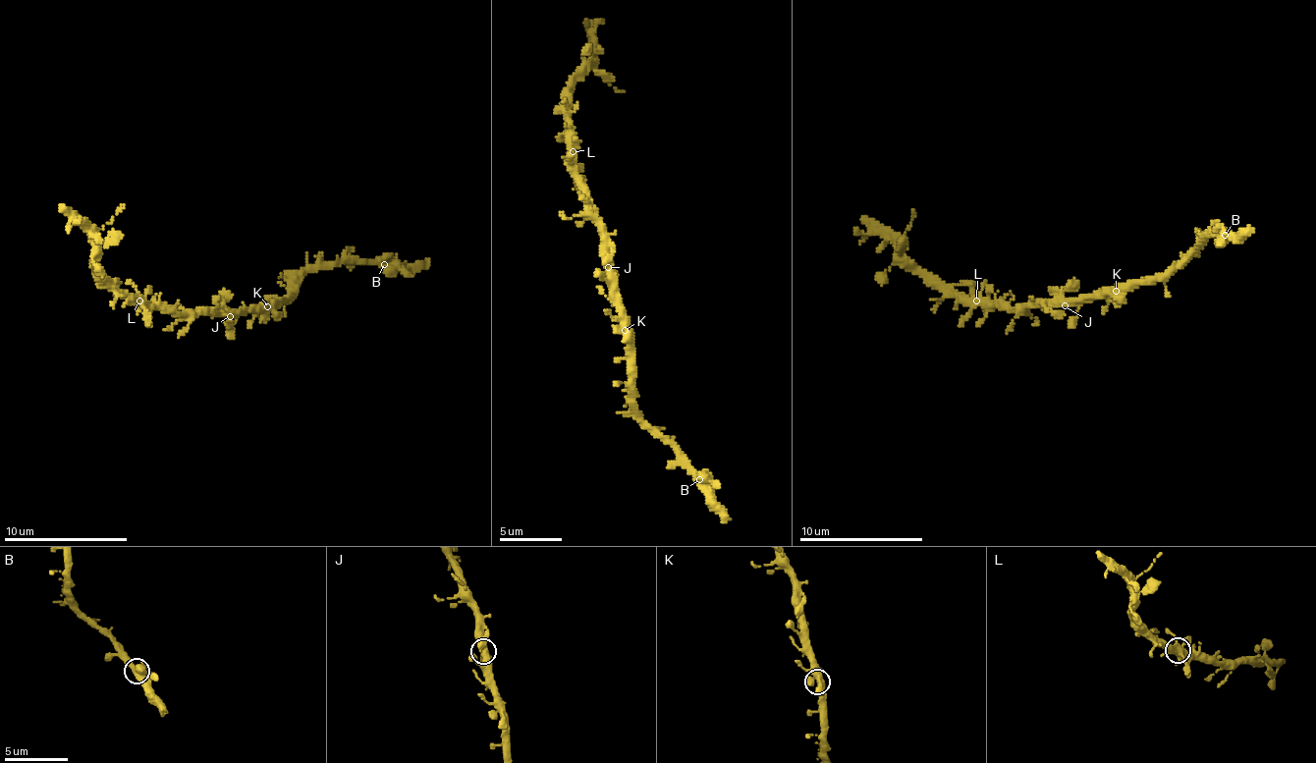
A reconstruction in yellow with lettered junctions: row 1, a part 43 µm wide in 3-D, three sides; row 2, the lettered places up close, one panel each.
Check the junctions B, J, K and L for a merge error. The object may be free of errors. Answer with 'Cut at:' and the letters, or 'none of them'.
Cut at: none of them

